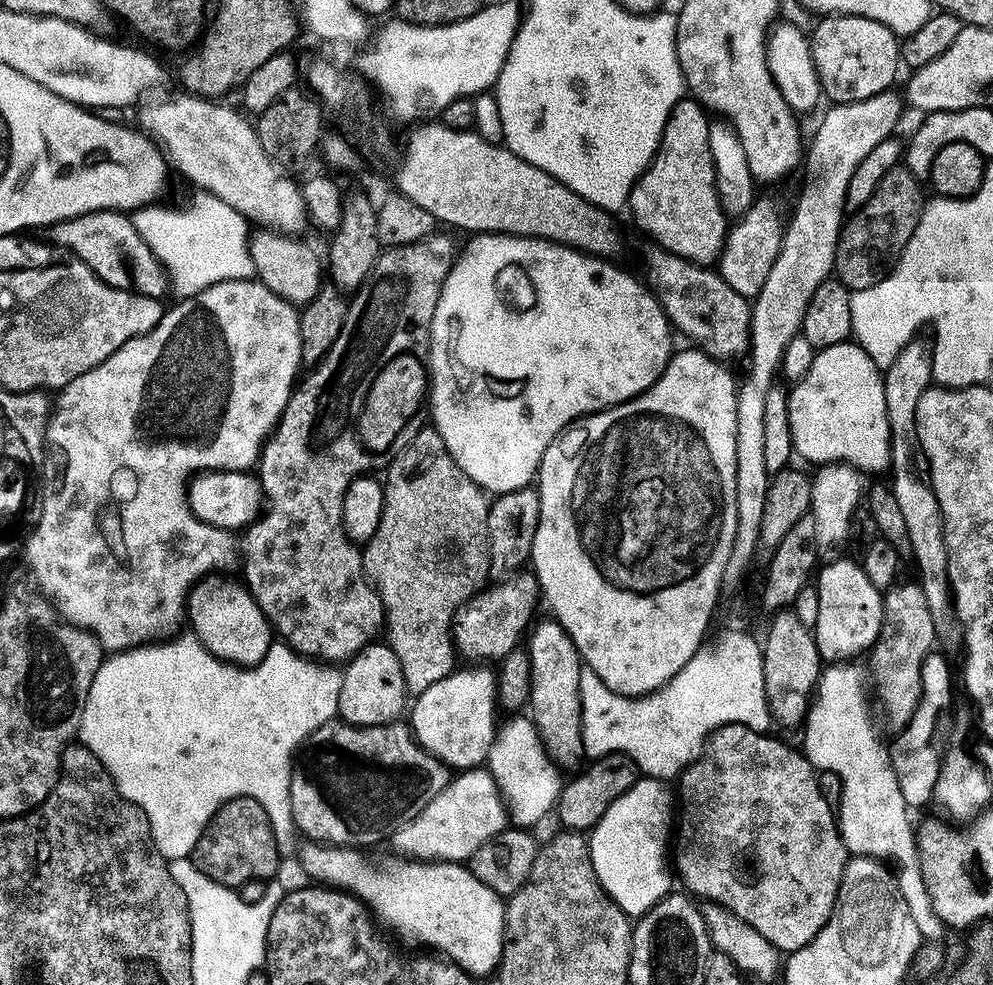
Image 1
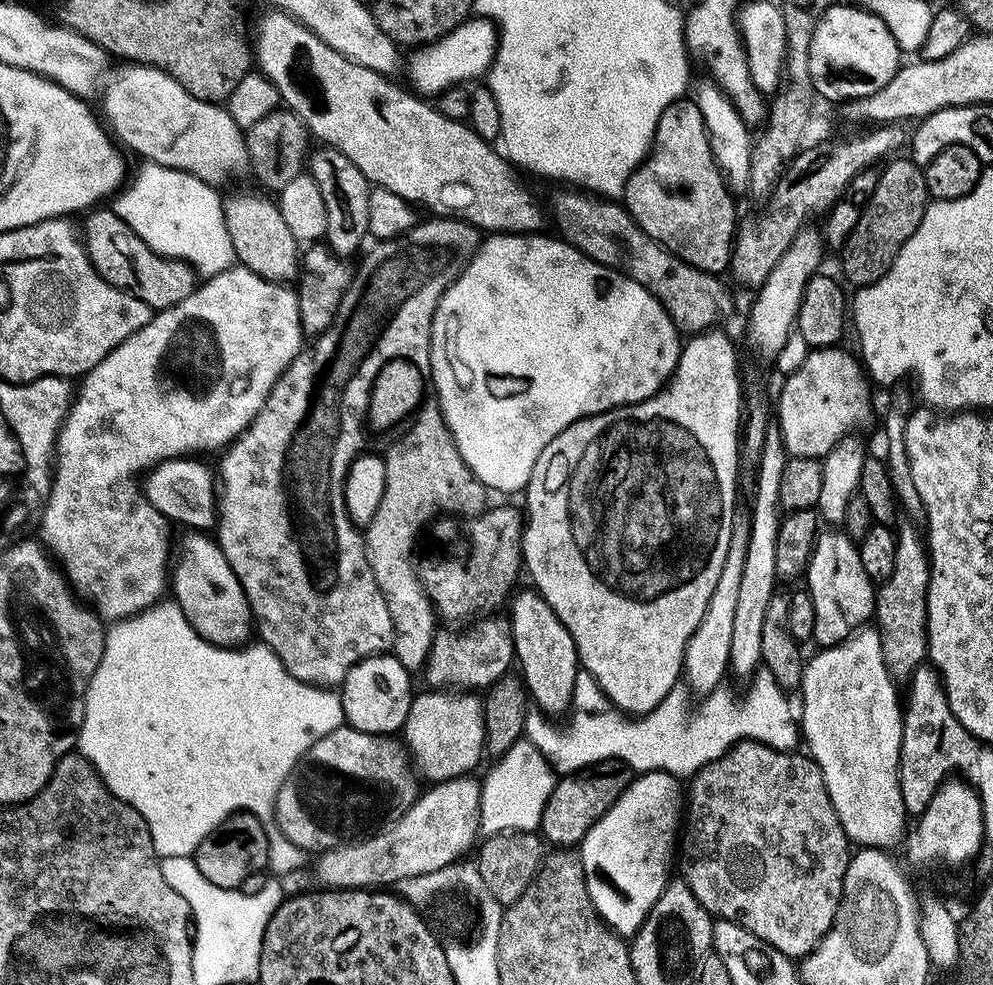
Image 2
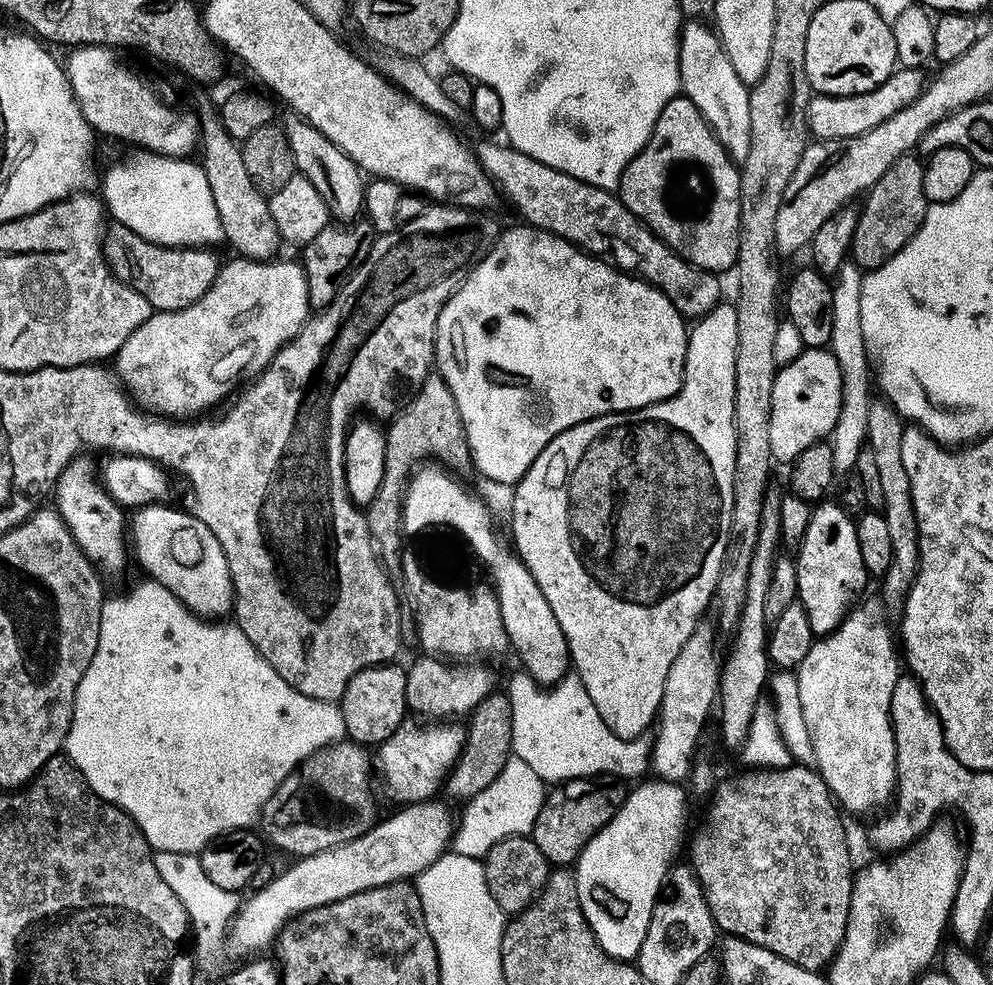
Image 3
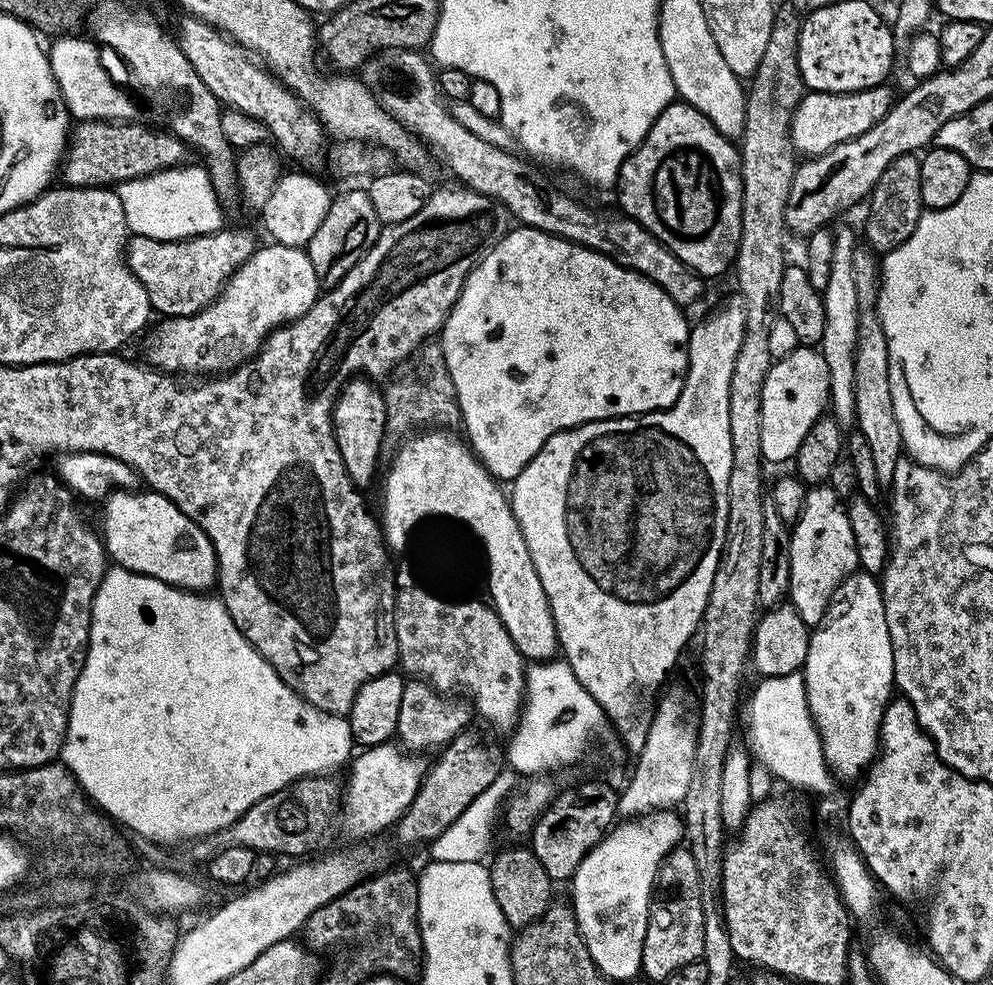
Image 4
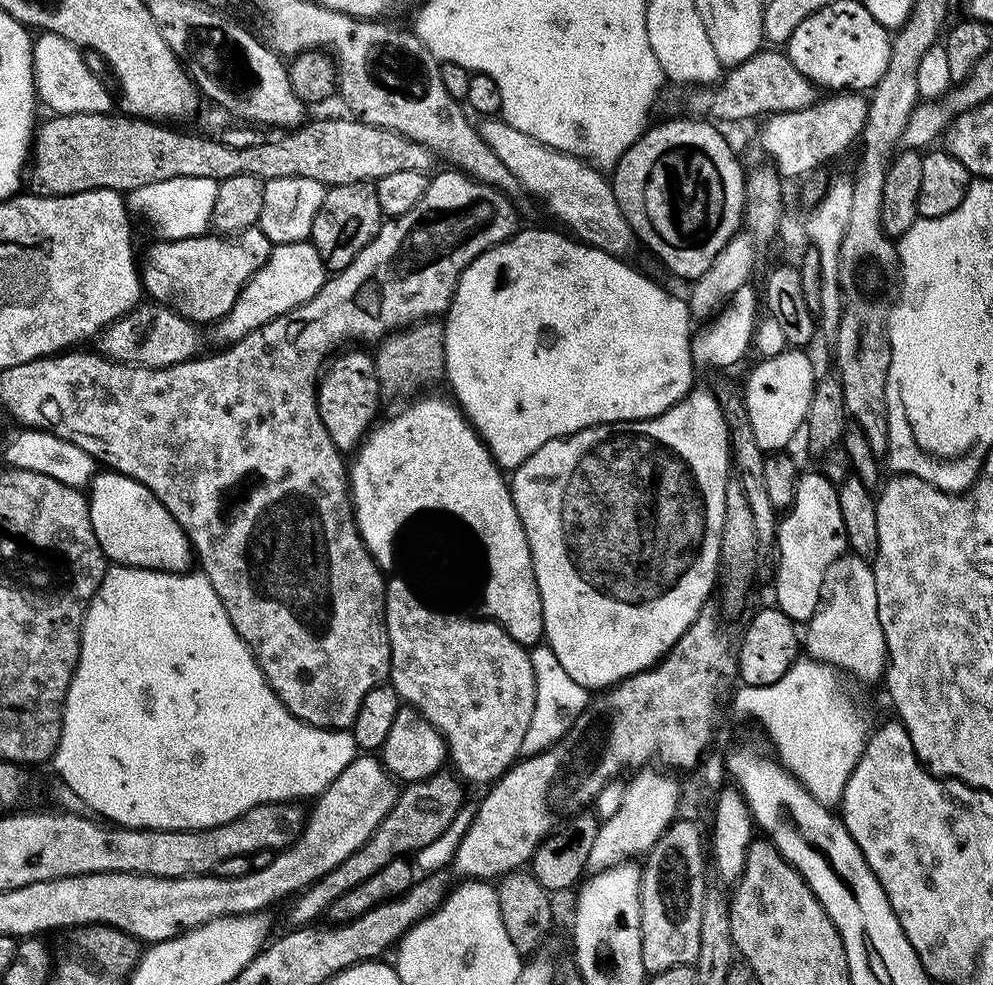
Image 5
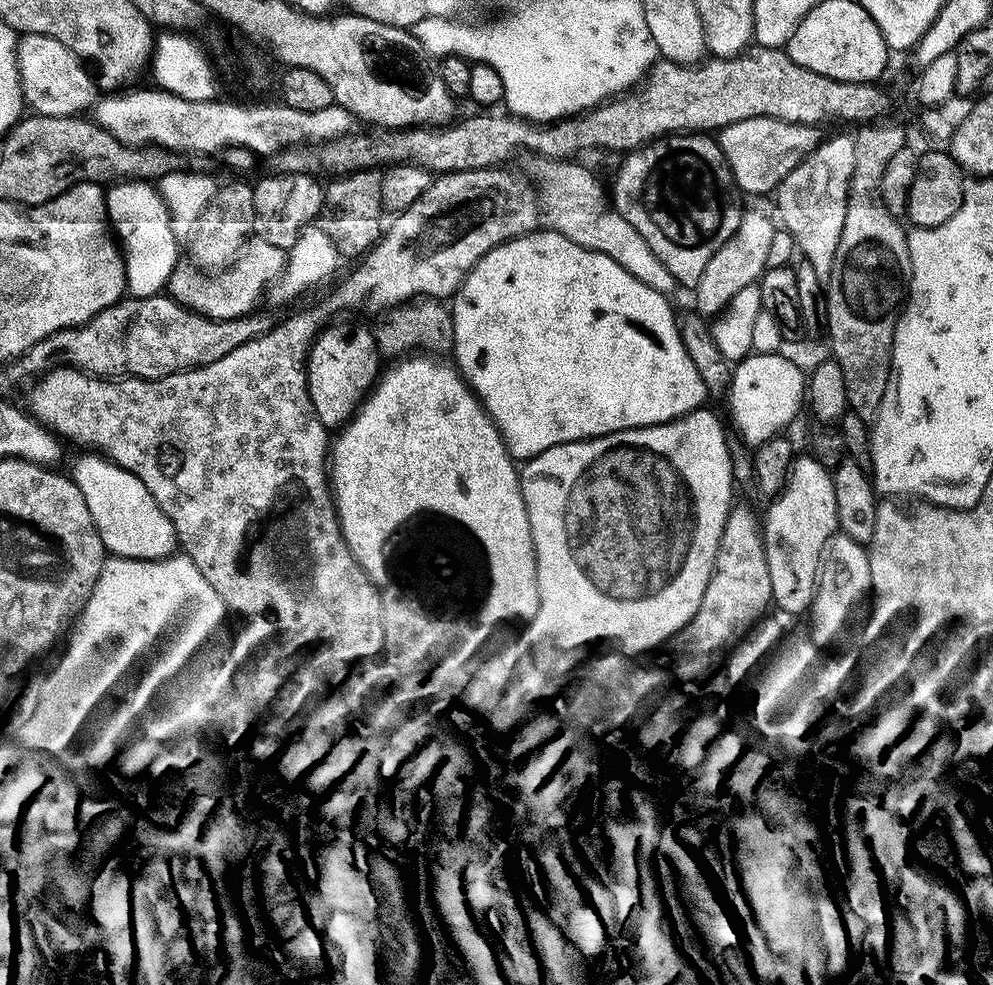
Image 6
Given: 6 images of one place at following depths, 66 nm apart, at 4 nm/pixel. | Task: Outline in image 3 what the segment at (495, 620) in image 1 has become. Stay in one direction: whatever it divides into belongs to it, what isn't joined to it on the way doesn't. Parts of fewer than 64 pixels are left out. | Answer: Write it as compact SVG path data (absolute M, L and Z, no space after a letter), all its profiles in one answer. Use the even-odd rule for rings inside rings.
M420 654L420 657L413 662L412 665L407 665L406 668L406 702L408 703L408 712L414 714L417 712L420 716L428 716L424 718L461 718L467 717L475 708L484 701L488 696L493 695L494 689L492 688L496 684L496 676L487 668L487 663L484 662L449 662L447 659L438 656L429 656L427 654Z

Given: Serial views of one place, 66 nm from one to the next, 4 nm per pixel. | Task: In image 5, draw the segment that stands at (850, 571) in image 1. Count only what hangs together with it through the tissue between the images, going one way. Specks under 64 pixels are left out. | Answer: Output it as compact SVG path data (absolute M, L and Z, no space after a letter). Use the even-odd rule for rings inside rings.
M819 470L805 471L796 483L796 493L791 508L779 517L777 546L780 556L777 558L775 607L783 610L791 620L807 622L820 607L820 587L824 581L824 570L830 567L840 556L849 551L848 539L842 526L842 510L838 510L837 485L832 484Z

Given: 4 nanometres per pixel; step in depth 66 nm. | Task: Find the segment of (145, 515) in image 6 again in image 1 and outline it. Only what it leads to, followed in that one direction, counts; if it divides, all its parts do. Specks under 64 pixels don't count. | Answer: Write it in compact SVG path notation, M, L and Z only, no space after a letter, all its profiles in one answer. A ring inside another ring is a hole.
M213 574L199 580L188 596L186 620L189 625L192 623L191 635L200 640L210 654L226 664L251 666L258 663L274 643L274 633L247 587L239 579L228 579L232 578L224 574Z

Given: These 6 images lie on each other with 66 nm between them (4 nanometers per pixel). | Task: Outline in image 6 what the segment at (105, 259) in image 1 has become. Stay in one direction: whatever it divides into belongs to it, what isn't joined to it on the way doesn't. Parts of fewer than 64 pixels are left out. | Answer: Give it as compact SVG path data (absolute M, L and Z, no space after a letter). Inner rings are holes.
M252 238L229 268L215 274L209 274L195 263L187 263L178 263L170 274L166 287L167 295L177 300L183 308L197 312L199 316L211 320L238 320L241 316L255 313L261 307L260 299L263 296L265 299L266 293L284 272L286 252L285 249L274 246L274 242Z

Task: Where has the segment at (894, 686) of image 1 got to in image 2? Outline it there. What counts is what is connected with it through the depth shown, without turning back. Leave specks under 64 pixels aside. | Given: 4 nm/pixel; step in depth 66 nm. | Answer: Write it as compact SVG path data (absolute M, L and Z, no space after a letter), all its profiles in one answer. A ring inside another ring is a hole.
M897 535L894 568L891 570L890 578L877 587L874 613L883 661L894 678L911 677L916 668L925 663L928 655L926 594L931 577L925 541L921 537L919 540L916 536Z

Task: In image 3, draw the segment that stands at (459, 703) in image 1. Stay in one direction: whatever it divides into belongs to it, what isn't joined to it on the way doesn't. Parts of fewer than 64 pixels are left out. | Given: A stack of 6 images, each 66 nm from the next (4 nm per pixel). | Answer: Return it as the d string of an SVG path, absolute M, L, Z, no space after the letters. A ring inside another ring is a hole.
M405 722L394 730L394 734L385 744L379 745L375 753L374 764L378 769L378 776L384 779L384 788L388 791L388 796L392 800L397 800L397 805L407 806L409 804L419 804L426 800L431 800L437 795L436 791L441 791L442 785L447 781L449 772L456 764L456 759L460 757L460 751L464 749L466 732L460 728L456 722L428 722L425 728L419 728L416 724Z

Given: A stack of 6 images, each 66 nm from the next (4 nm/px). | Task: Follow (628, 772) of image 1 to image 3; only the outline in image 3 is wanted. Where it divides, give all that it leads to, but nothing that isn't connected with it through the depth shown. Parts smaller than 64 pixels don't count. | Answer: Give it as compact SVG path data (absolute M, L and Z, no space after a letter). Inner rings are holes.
M578 777L564 783L557 783L545 795L544 805L542 810L538 810L538 818L534 818L530 835L538 850L542 850L549 865L575 865L583 848L610 823L623 805L626 788L620 784L623 783L616 778Z

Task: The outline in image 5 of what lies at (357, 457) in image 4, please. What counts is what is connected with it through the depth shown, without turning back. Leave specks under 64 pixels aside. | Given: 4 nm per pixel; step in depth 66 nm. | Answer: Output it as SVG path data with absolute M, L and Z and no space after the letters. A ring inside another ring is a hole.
M352 350L341 351L327 365L316 390L318 414L322 418L322 426L326 426L330 442L334 442L334 446L341 454L355 453L364 443L365 436L372 431L381 415L380 400L382 401L380 379L376 376L373 353L348 351Z

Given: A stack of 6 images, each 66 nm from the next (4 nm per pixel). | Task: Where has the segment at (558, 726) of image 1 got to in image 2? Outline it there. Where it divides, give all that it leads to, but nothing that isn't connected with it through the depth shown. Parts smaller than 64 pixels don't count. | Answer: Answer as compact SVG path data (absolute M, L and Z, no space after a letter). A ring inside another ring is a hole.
M535 590L519 592L517 591L510 600L510 608L512 604L512 616L510 615L512 641L516 647L514 660L518 668L520 664L518 672L523 679L531 703L545 716L557 718L556 716L562 715L564 711L567 713L573 707L572 698L575 696L575 678L581 670L580 659L574 646L574 638L570 638L570 630L566 630L566 626L562 626L558 614L554 614L552 607L544 601L544 597L539 592Z

